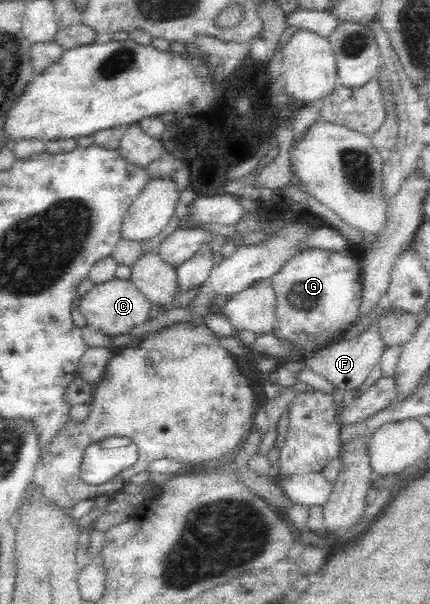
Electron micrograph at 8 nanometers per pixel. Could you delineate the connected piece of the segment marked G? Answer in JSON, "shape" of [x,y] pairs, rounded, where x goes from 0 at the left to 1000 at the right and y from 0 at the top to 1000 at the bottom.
{"shape":[[[721,409],[630,457],[642,488],[642,531],[633,550],[663,560],[698,560],[702,550],[795,548],[835,523],[844,460],[823,425],[744,409]]]}

